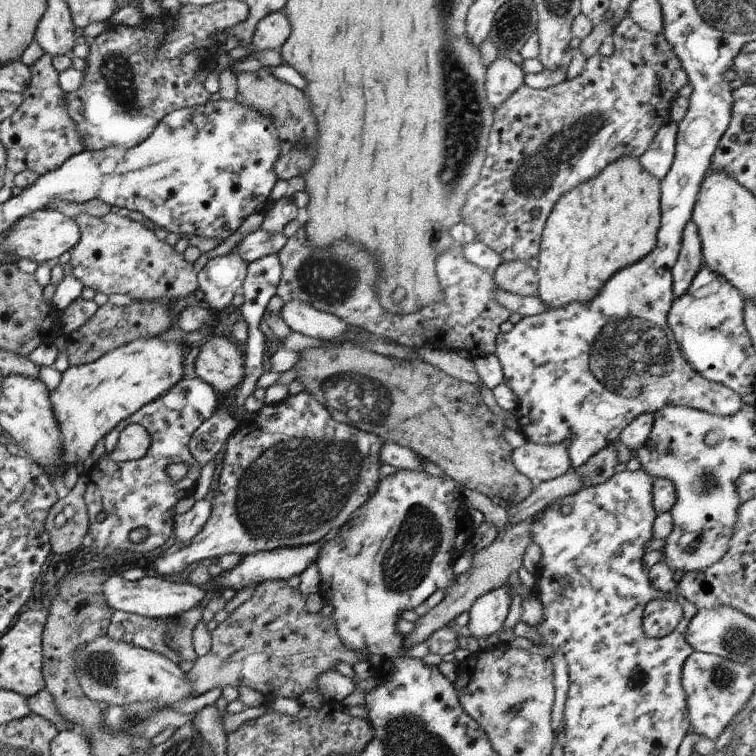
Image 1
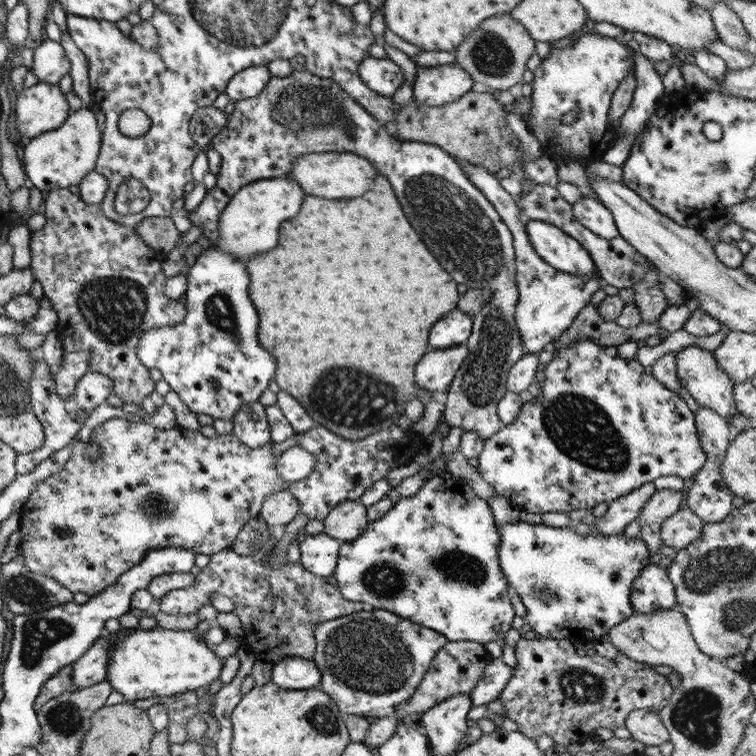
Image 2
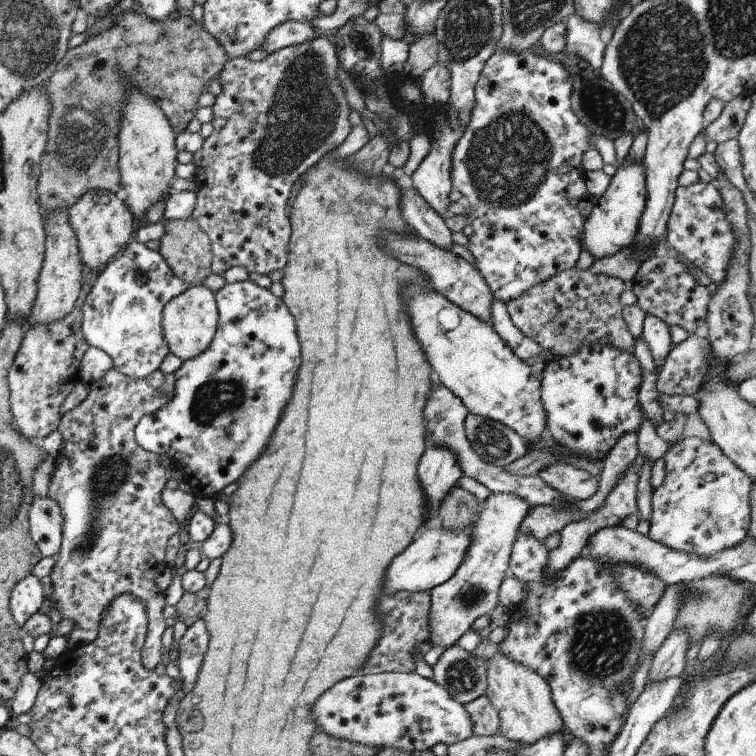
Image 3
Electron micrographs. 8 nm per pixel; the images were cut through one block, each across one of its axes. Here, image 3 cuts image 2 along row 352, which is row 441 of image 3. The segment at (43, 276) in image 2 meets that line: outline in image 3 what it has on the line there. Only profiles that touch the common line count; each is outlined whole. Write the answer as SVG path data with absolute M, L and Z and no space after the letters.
M110 368L102 378L98 378L98 380L94 380L93 382L88 382L85 386L88 388L88 396L86 396L82 403L78 404L76 408L66 412L66 414L61 417L60 425L57 429L62 436L63 446L62 450L60 450L60 454L58 454L58 457L55 459L56 470L54 470L54 474L52 474L52 480L50 480L47 497L54 500L54 502L60 506L63 518L62 543L57 555L56 564L54 564L54 569L50 574L52 585L54 585L54 592L52 592L52 598L44 600L41 612L42 614L48 615L50 608L56 608L63 619L70 619L74 622L74 630L67 636L68 648L73 648L74 646L78 646L78 644L89 644L92 641L93 634L99 628L102 612L114 598L118 598L122 594L132 594L132 596L136 596L138 600L144 602L144 606L146 606L146 616L148 616L147 638L142 648L142 664L144 664L144 667L148 668L148 670L155 670L156 666L158 666L162 660L162 635L167 629L167 621L164 619L163 614L165 608L165 594L158 589L155 580L168 567L165 561L168 541L173 535L179 532L180 522L174 519L174 514L166 508L166 504L164 504L164 500L162 500L162 490L164 490L166 482L168 482L169 479L168 471L164 470L164 467L161 466L160 458L162 458L162 455L149 452L148 450L144 450L142 446L139 446L135 440L134 430L140 418L161 410L172 400L173 394L168 392L167 395L164 396L160 389L153 390L152 386L150 386L149 382L145 379L128 378L128 376L124 376L124 374L121 374L114 368Z

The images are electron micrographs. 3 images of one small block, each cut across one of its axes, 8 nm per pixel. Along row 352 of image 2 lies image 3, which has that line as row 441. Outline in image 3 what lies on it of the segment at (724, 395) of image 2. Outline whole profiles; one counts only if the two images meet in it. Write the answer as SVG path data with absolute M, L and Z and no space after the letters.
M699 437L679 439L663 459L665 479L653 491L648 536L698 556L710 556L741 543L751 523L751 478L714 441Z

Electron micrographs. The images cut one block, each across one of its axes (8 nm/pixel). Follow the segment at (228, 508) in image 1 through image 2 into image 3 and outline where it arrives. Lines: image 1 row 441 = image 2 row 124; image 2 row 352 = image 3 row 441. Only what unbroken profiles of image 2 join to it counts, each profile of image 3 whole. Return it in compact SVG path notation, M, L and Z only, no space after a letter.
M469 413L465 419L466 439L476 455L490 465L506 468L529 450L525 440L504 424Z

